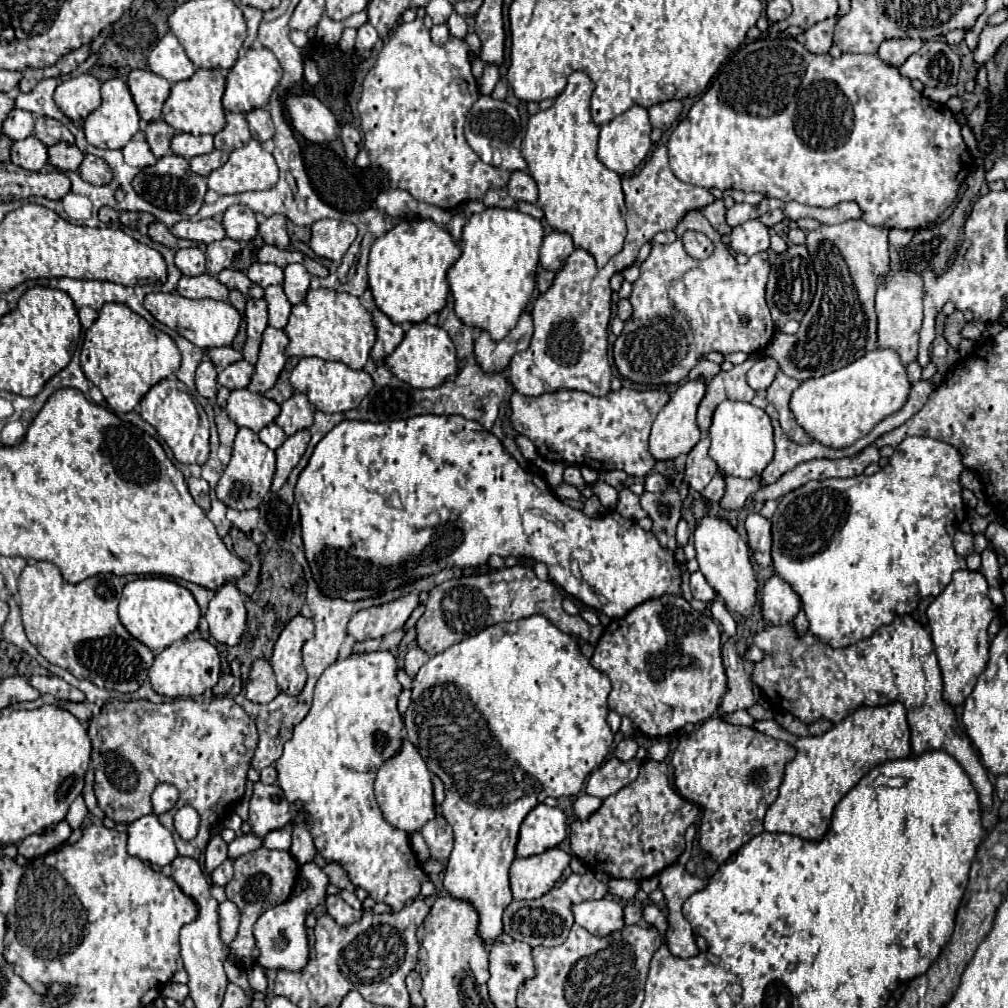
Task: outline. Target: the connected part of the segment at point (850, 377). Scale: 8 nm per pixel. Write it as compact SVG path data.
M877 348L841 370L801 382L799 390L791 396L791 410L811 438L829 448L843 448L871 432L883 418L901 410L909 390L911 382L899 354L891 348Z

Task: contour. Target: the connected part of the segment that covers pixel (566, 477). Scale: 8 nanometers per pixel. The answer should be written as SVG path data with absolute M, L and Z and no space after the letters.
M567 466L563 474L563 480L567 484L573 484L575 487L585 486L579 466Z

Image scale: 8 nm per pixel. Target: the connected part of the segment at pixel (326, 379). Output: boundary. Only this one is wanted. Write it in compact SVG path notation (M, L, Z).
M301 358L291 372L291 386L305 394L315 410L321 412L347 412L361 404L361 400L373 388L373 380L365 370L351 370L341 362L325 362L321 358Z

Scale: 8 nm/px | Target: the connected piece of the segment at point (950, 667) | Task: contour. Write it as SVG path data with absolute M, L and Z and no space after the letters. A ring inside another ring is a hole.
M959 570L953 574L951 584L931 602L927 608L931 638L935 644L941 676L943 676L943 700L951 706L965 704L965 698L973 692L975 682L987 668L989 658L989 622L997 614L997 608L987 598L987 582L979 572Z

